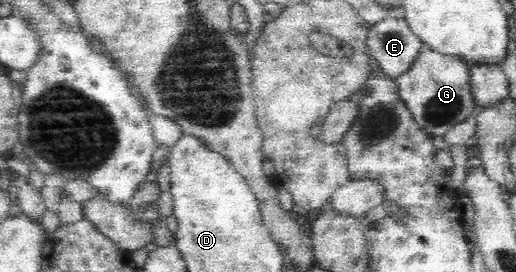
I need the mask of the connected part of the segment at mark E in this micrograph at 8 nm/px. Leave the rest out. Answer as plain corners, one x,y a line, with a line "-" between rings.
387,17
370,25
366,45
374,66
393,79
407,72
413,66
413,62
417,60
424,46
421,40
413,34
406,19
395,17

